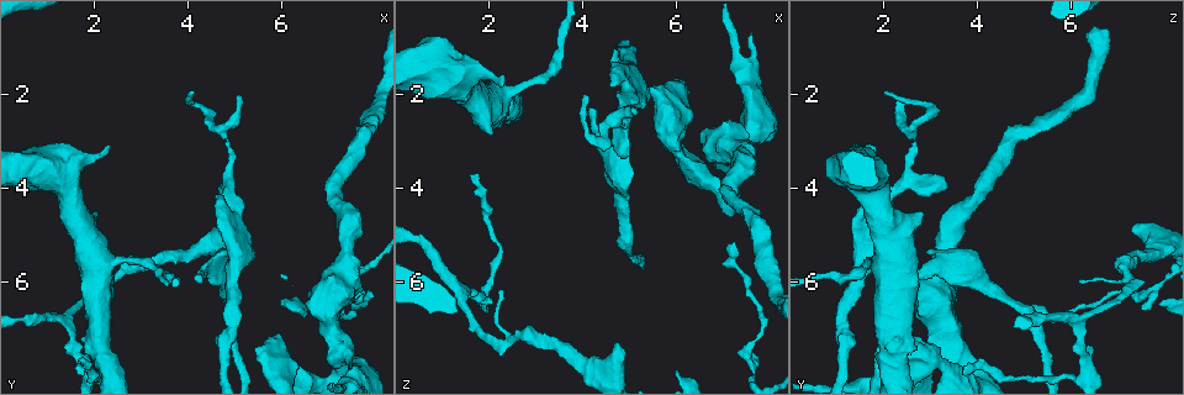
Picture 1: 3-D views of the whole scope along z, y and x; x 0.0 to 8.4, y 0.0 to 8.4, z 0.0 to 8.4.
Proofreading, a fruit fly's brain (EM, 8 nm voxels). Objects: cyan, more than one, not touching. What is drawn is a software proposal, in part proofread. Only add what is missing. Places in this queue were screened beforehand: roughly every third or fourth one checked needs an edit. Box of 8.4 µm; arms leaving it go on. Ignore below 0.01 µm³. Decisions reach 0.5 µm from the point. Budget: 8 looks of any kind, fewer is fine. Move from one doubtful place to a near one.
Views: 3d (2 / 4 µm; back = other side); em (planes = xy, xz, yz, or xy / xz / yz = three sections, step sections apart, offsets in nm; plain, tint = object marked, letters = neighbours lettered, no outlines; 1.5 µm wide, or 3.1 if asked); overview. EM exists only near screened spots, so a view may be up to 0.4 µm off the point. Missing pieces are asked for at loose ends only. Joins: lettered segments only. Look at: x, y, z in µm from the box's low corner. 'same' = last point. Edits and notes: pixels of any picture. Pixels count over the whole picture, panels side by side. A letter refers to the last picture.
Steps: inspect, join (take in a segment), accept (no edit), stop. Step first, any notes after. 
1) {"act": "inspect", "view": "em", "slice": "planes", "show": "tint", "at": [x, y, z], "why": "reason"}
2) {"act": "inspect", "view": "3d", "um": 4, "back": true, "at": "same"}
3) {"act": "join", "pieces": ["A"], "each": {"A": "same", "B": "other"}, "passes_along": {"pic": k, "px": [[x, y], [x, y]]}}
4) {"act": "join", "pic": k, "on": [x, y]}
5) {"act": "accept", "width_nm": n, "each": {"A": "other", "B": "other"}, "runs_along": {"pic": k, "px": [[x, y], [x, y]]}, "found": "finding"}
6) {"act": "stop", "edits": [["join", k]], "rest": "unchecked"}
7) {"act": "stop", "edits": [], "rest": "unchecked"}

{"act": "inspect", "view": "em", "slice": "yz", "step": 4, "show": "letters", "at": [5.65, 7.30, 2.05], "why": "an open end"}

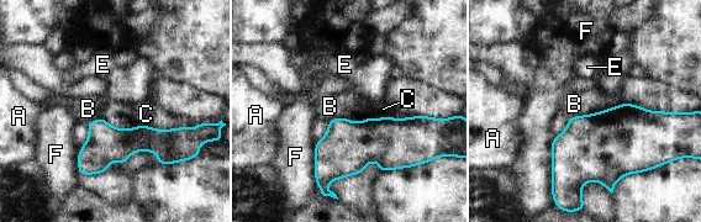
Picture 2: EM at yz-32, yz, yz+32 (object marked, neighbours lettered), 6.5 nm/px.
{"act": "inspect", "view": "em", "slice": "planes", "show": "letters", "at": "same", "why": "cut it another way"}

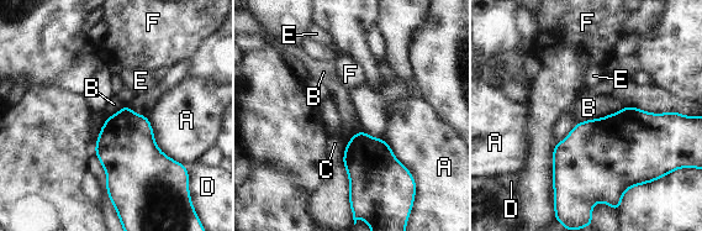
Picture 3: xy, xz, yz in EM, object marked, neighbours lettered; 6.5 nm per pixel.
{"act": "accept", "each": {"A": "other", "B": "other", "C": "other", "D": "other", "E": "other", "F": "other"}, "border": {"pic": 3, "px": [[624, 106], [607, 115], [578, 122]]}, "found": "none of them fits"}

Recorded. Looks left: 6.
{"act": "inspect", "view": "em", "slice": "xy", "step": 4, "show": "letters", "at": [4.15, 5.85, 2.25], "why": "branch stops here"}

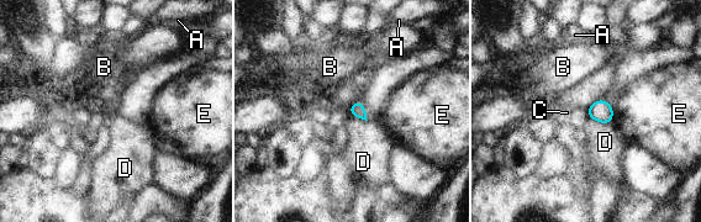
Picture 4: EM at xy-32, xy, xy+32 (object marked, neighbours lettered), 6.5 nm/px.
{"act": "accept", "longest_contact_nm": ["D", 160], "each": {"A": "other", "B": "other", "C": "other", "D": "other", "E": "other"}, "found": "none of them fits"}

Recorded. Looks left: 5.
{"act": "inspect", "view": "em", "slice": "planes", "show": "letters", "at": [2.10, 7.40, 6.45], "why": "tapers out"}

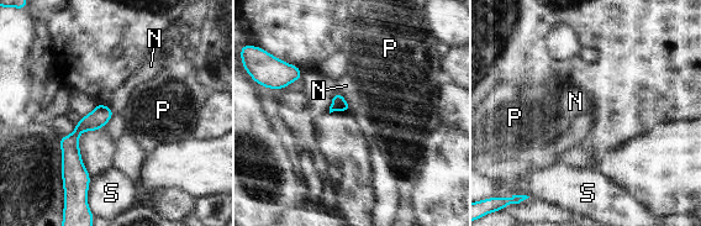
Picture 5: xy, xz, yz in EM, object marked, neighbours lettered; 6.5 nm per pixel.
{"act": "accept", "each": {"N": "other", "P": "other", "S": "other"}, "border": {"pic": 5, "px": [[338, 90], [351, 111]]}, "found": "none of them fits"}

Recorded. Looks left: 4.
{"act": "stop", "edits": [], "rest": "unchecked"}

